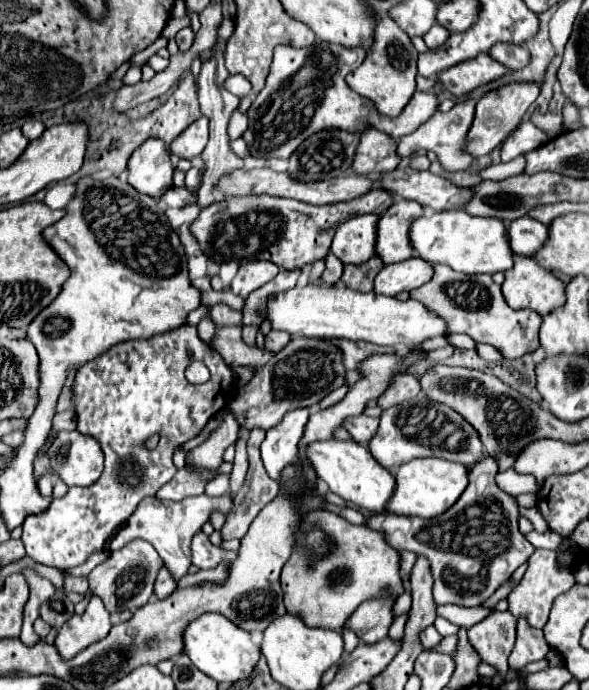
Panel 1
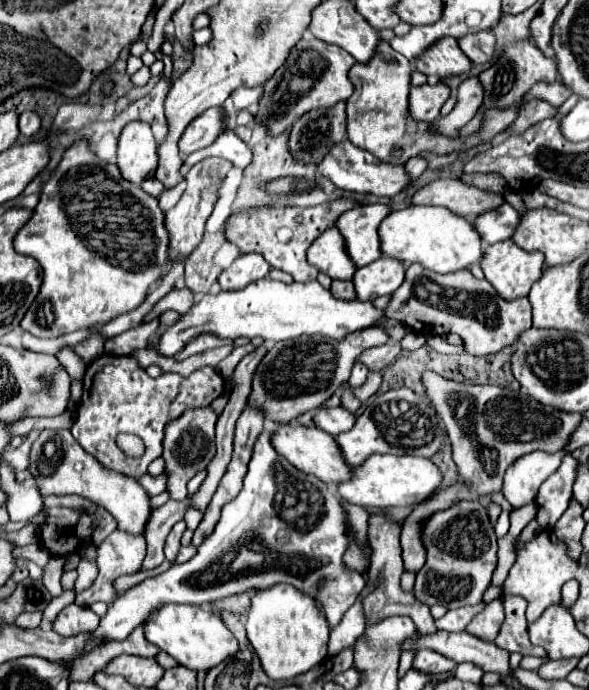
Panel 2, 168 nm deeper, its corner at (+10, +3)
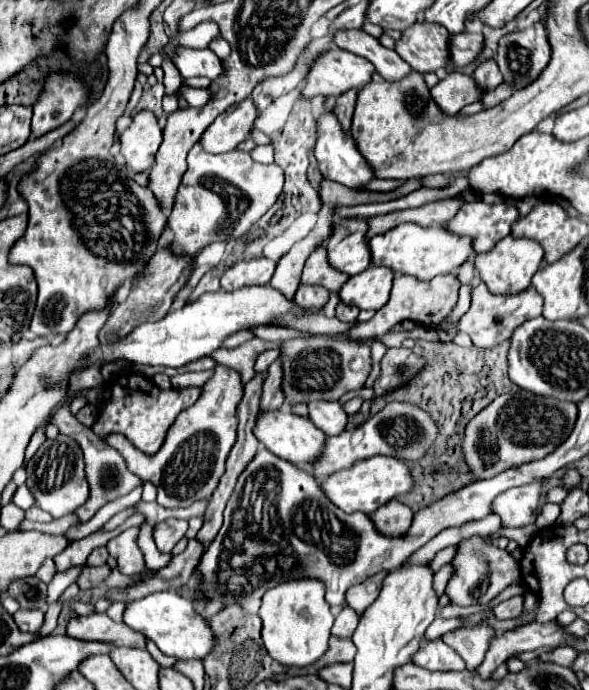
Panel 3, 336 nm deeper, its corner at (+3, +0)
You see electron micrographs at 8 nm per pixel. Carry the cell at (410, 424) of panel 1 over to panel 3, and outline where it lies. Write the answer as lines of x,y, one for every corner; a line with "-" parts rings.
390,401
382,411
372,415
356,429
344,431
336,437
328,437
322,457
314,463
314,475
316,477
332,475
340,469
352,467
356,461
374,455
390,455
402,461
416,461
422,459
432,449
436,437
438,437
438,425
428,411
410,401

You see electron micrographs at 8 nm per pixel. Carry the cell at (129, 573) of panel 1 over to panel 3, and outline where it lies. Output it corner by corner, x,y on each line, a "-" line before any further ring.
130,527
106,543
110,557
116,559
118,571
122,575
138,575
146,567
144,553
138,547
138,533
138,527

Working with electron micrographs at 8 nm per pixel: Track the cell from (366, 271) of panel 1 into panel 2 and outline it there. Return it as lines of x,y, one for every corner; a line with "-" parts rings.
333,280
331,284
331,294
339,300
353,300
355,294
353,294
353,282
337,282

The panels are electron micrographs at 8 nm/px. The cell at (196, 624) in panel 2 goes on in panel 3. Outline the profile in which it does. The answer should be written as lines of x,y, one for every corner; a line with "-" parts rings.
174,591
152,593
144,599
132,601
126,607
124,623
128,627
132,627
134,631
142,633
144,637
152,639
162,653
176,657
180,661
204,659
208,653
212,653
212,649
216,647
216,641
218,641
210,623
206,623
206,619
194,611
194,603
190,599
180,597

